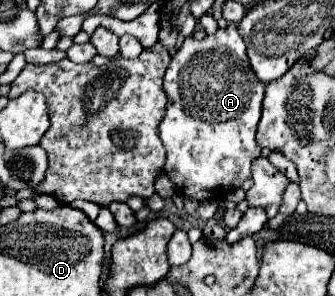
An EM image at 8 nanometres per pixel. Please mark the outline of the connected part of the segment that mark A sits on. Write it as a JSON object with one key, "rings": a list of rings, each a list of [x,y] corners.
{"rings":[[[228,24],[228,28],[218,30],[216,34],[206,36],[202,40],[196,40],[192,36],[186,38],[166,70],[164,90],[168,94],[168,106],[166,116],[160,124],[160,140],[166,148],[166,176],[188,198],[200,202],[216,200],[216,196],[224,198],[250,176],[250,164],[254,158],[260,156],[258,142],[254,144],[254,138],[246,134],[256,134],[258,110],[264,98],[264,84],[250,68],[246,44],[238,34],[236,24]]]}

